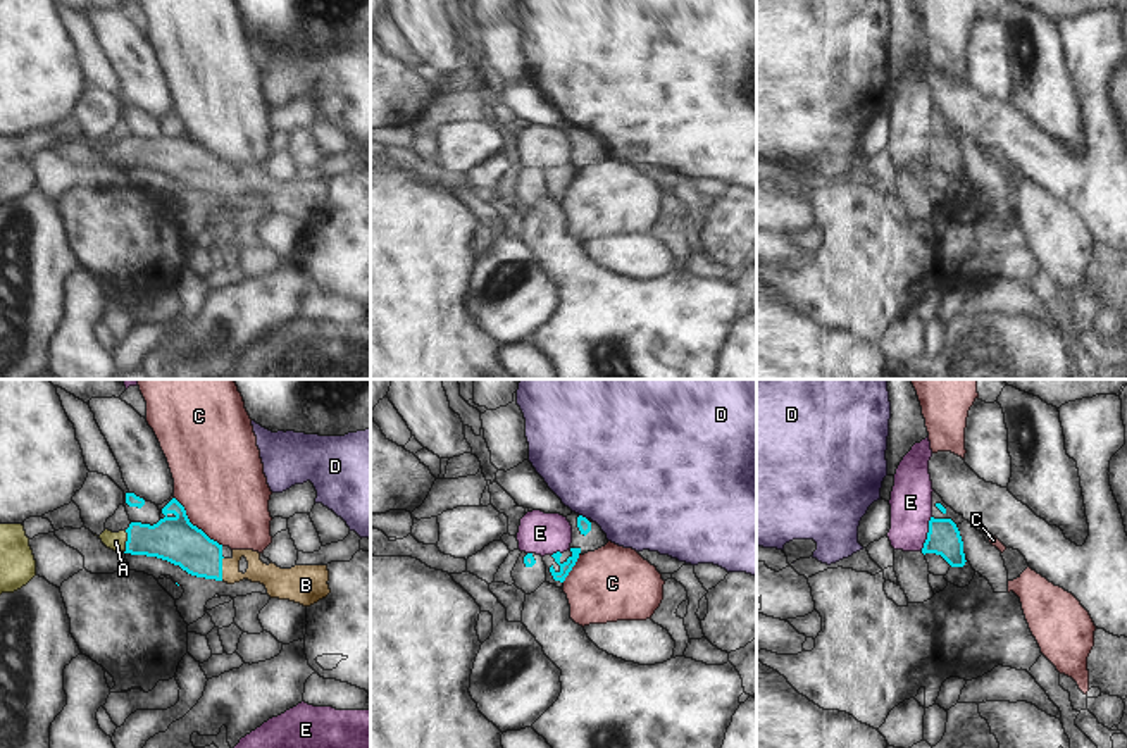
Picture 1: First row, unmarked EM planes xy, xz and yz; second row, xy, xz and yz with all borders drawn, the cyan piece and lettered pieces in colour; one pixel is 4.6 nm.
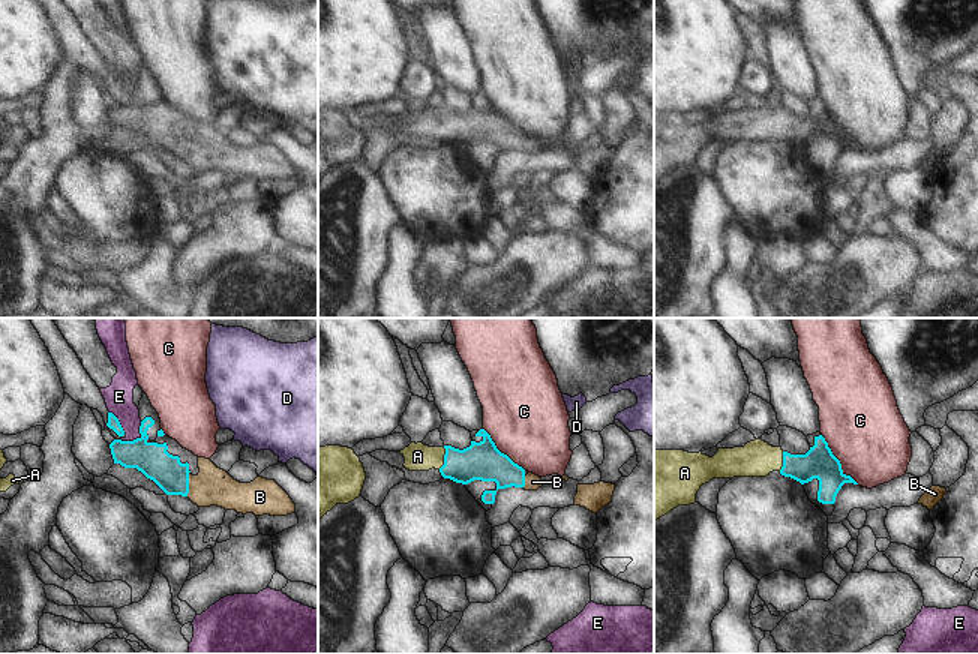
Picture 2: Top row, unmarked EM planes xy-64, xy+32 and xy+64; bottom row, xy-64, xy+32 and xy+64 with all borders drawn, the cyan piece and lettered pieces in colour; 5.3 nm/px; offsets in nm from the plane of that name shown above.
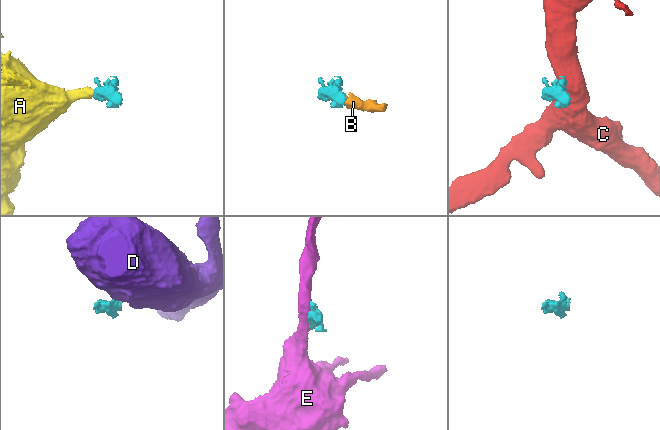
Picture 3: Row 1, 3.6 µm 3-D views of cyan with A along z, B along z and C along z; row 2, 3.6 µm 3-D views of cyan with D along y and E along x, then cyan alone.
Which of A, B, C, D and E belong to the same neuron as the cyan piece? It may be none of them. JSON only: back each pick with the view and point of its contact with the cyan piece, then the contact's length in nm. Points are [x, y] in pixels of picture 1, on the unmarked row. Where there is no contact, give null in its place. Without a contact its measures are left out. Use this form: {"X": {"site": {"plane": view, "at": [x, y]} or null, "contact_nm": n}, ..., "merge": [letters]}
{"A": {"site": {"plane": "xy", "at": [126, 155]}, "contact_nm": 110}, "B": {"site": {"plane": "xy", "at": [221, 183]}, "contact_nm": 110}, "merge": ["A", "B"]}

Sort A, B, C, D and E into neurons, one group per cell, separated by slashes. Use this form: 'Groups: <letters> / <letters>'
Groups: A B / C / D / E

